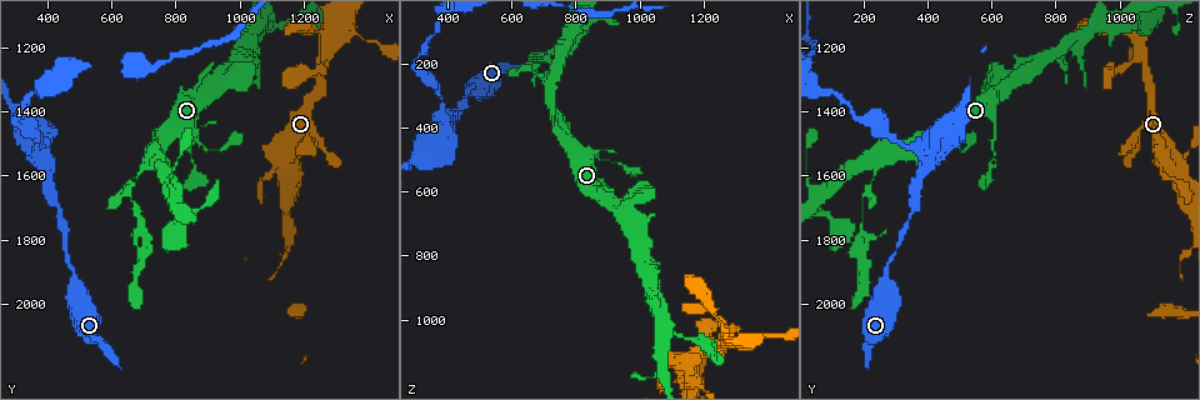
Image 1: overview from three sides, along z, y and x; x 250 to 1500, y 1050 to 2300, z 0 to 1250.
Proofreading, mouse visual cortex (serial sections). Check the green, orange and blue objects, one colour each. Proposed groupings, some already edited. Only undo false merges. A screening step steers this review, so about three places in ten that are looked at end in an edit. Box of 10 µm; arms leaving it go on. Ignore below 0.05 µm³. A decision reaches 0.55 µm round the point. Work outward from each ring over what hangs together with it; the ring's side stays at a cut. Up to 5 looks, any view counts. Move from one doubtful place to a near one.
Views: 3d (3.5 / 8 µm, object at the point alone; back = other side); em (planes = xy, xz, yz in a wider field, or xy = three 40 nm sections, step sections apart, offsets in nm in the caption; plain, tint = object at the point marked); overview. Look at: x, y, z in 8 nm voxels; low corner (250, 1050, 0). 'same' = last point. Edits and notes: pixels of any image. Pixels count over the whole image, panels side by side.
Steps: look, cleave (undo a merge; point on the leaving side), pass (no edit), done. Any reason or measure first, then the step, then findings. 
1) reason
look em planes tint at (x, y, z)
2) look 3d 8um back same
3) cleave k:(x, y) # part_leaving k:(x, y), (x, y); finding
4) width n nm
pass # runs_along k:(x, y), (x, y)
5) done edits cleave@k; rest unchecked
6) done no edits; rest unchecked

thin neck
look 3d 3.5um at (670, 1680, 190)

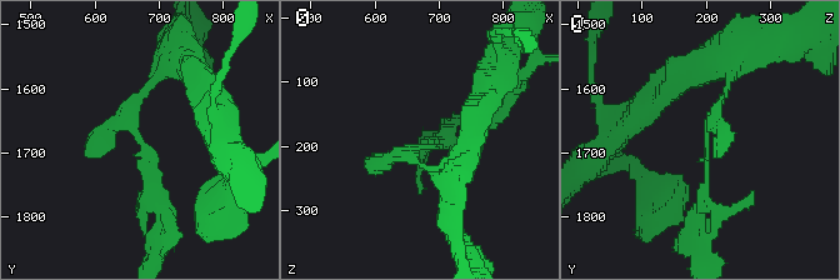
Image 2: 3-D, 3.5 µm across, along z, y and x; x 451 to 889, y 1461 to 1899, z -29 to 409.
now the EM
look em xy step 3 tint at (670, 1675, 200)

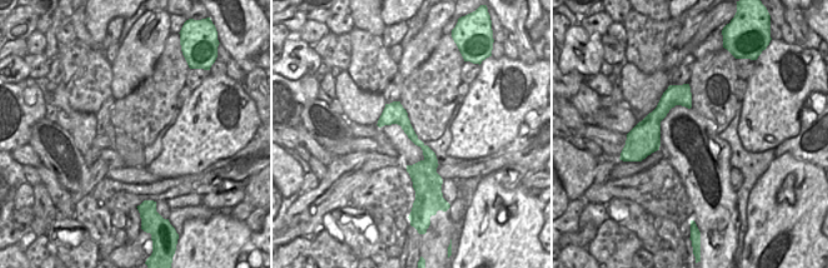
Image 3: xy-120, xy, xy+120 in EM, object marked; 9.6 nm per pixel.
look em xy step 2 tint same

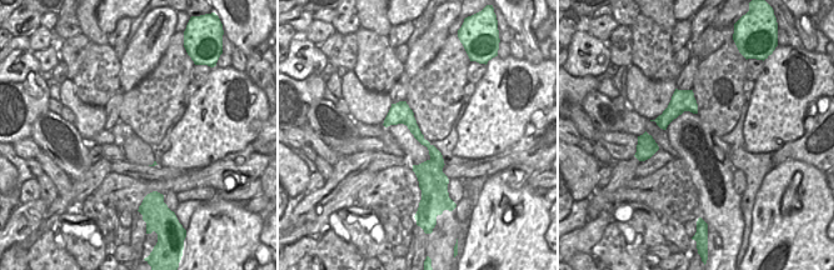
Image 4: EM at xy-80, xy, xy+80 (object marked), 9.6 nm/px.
cleave 2:(159, 188) # part_leaving 2:(141, 149), (164, 210), (153, 260); two cells meet here

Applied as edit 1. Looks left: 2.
narrows sharply
look 3d 3.5um at (1280, 1160, 1060)

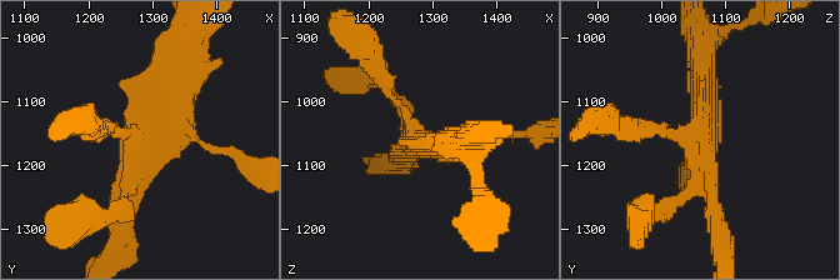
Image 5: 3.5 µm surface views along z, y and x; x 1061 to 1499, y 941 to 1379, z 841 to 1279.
look em xy step 3 tint at (1280, 1165, 1065)

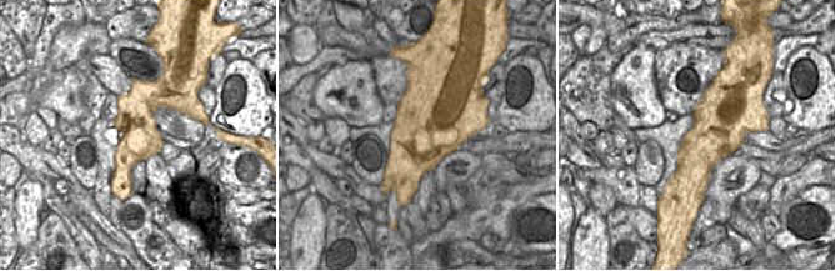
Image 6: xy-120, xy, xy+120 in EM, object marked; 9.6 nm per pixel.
pass # runs_along 5:(718, 221), (695, 133), (638, 129); one cell here

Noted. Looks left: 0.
done edits cleave@2; rest unchecked

